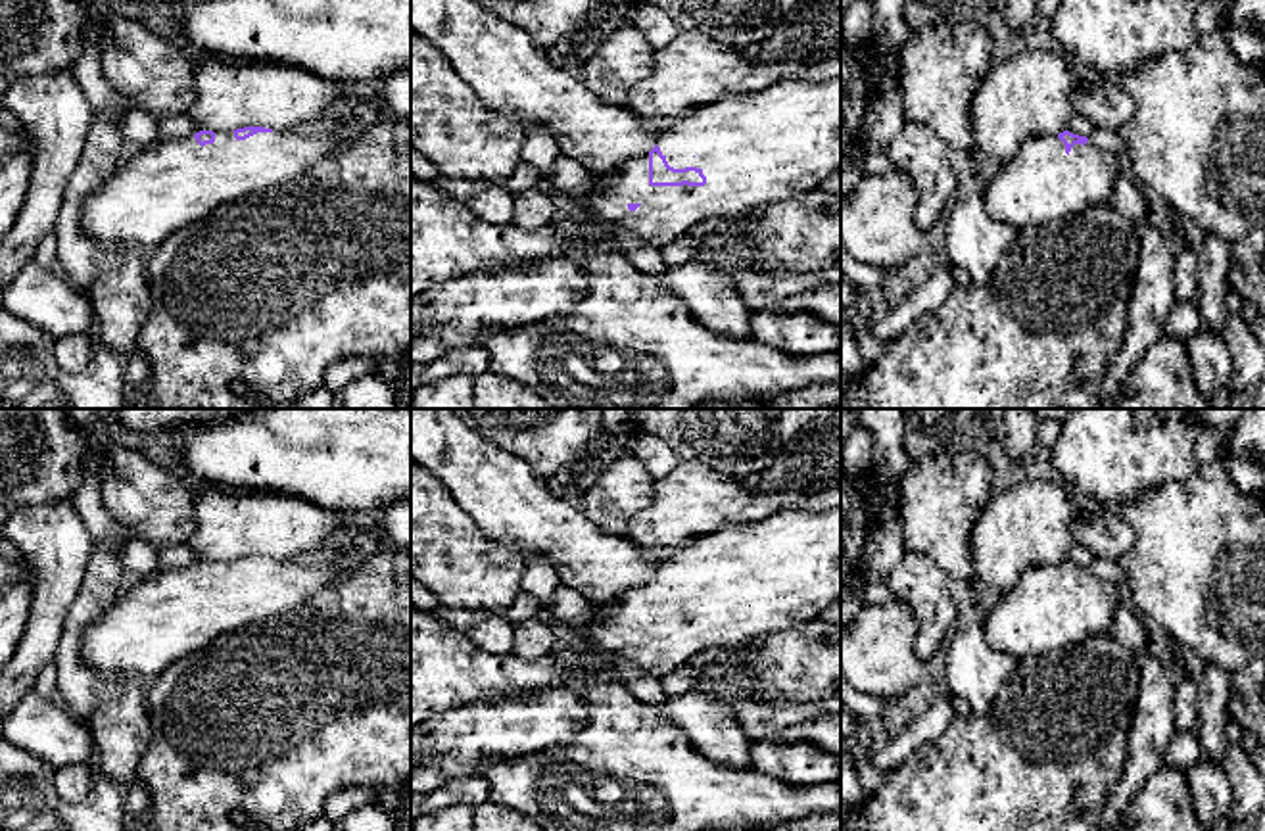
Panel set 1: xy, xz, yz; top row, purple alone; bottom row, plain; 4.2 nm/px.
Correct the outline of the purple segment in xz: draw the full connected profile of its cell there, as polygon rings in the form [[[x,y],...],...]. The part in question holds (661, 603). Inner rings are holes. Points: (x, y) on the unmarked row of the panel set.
[[[841,509],[783,510],[756,524],[729,524],[681,545],[676,557],[656,566],[649,583],[595,606],[597,624],[572,628],[561,649],[572,658],[574,687],[593,670],[609,670],[614,681],[620,679],[616,658],[660,679],[697,664],[704,654],[726,656],[762,635],[816,620],[831,603],[841,603]]]

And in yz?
[[[1069,560],[1037,566],[998,597],[983,629],[987,641],[1015,660],[1083,643],[1108,629],[1127,591]]]

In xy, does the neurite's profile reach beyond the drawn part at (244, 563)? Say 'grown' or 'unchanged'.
grown

